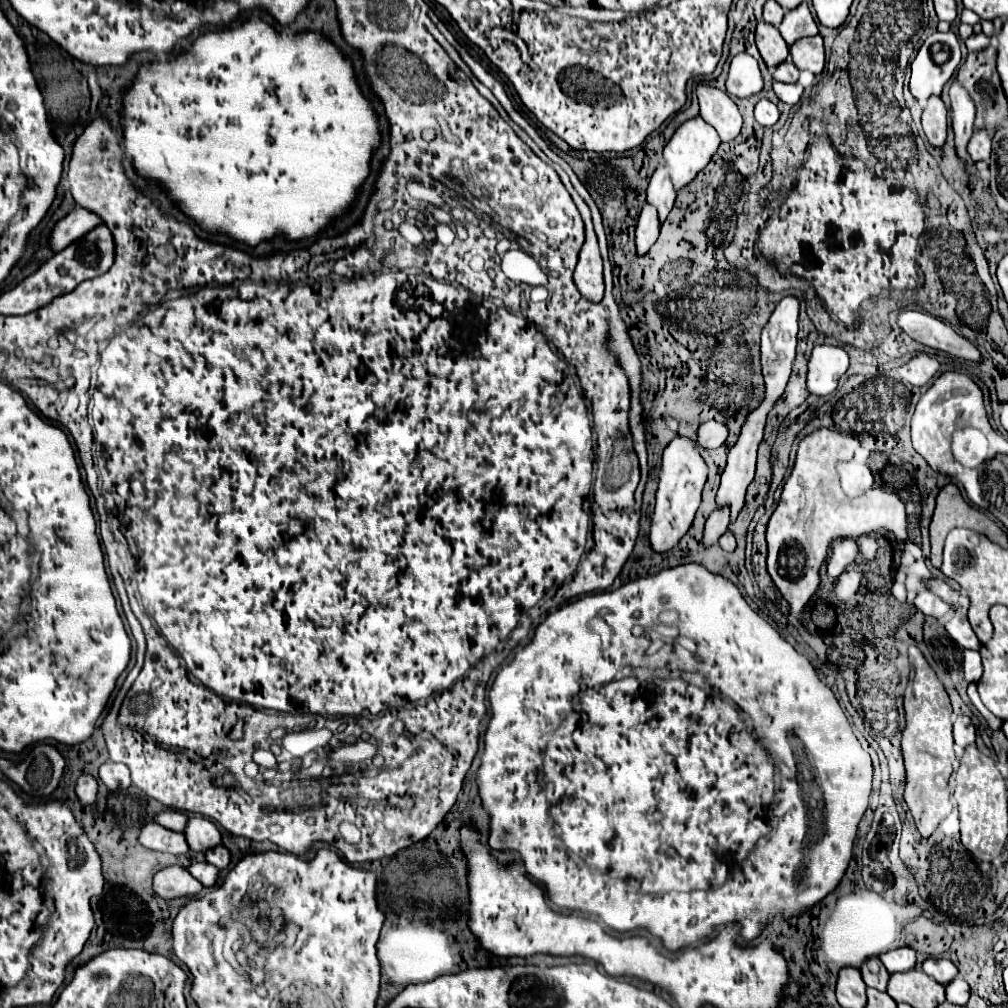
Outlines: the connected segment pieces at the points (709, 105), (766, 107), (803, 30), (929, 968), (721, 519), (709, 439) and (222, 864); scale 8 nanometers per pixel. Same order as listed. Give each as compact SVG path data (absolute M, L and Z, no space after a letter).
M706 83L698 85L696 93L700 101L700 117L718 131L722 141L732 141L742 127L742 115L736 103L724 91Z
M760 99L760 101L756 103L756 107L754 107L754 117L756 117L756 121L758 121L760 125L772 127L772 125L778 121L780 113L778 113L778 107L776 107L774 103L770 103L768 99Z
M800 3L796 9L792 9L792 11L788 11L784 15L784 21L778 27L778 31L780 31L782 39L788 45L792 45L794 41L798 41L802 37L814 37L814 35L818 35L818 25L816 25L816 21L814 21L808 5Z
M930 957L930 959L926 959L922 963L922 971L926 975L934 977L934 981L938 981L940 985L948 985L958 975L958 969L956 969L956 965L952 961L948 961L948 959L934 959L934 957Z
M726 509L712 511L712 515L708 517L706 527L704 527L704 545L710 547L710 545L718 543L718 539L724 535L728 525L730 525L730 521L726 517Z
M716 421L700 423L694 443L702 449L718 449L726 441L726 433L728 433L728 429L722 423L716 423Z
M216 845L216 847L208 849L204 855L206 855L206 861L216 865L218 869L226 869L228 863L230 863L230 853L228 853L228 849L224 845Z

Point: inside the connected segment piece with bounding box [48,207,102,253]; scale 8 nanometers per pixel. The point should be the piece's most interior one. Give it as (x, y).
(78, 221)

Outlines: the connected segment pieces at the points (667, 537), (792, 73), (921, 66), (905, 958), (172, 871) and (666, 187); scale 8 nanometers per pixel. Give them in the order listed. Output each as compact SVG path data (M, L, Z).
M688 437L672 439L662 455L662 469L660 469L660 481L658 481L658 491L656 491L656 507L654 507L652 525L650 525L652 551L666 553L686 535L700 507L700 495L702 495L706 477L708 477L708 467L700 451L696 449L696 445Z
M786 59L782 65L778 65L774 69L772 77L780 83L796 83L798 81L798 69L792 65L792 59Z
M932 33L918 49L912 61L908 89L912 97L924 103L932 95L940 95L944 83L952 77L960 63L960 39L948 33Z
M898 947L886 953L878 955L888 973L898 973L898 971L910 971L916 965L916 951L910 947Z
M170 865L160 869L154 875L154 893L162 899L176 899L176 897L194 897L202 893L202 883L186 873L180 865Z
M660 165L652 179L650 179L650 185L646 189L646 203L656 207L658 211L658 221L664 223L672 205L674 205L674 199L676 199L676 193L670 185L670 177L666 177L666 169Z

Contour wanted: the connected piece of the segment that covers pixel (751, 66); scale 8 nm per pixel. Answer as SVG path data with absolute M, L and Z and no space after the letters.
M738 53L730 63L730 73L726 79L726 89L732 97L746 99L762 91L762 75L758 61L748 53Z

